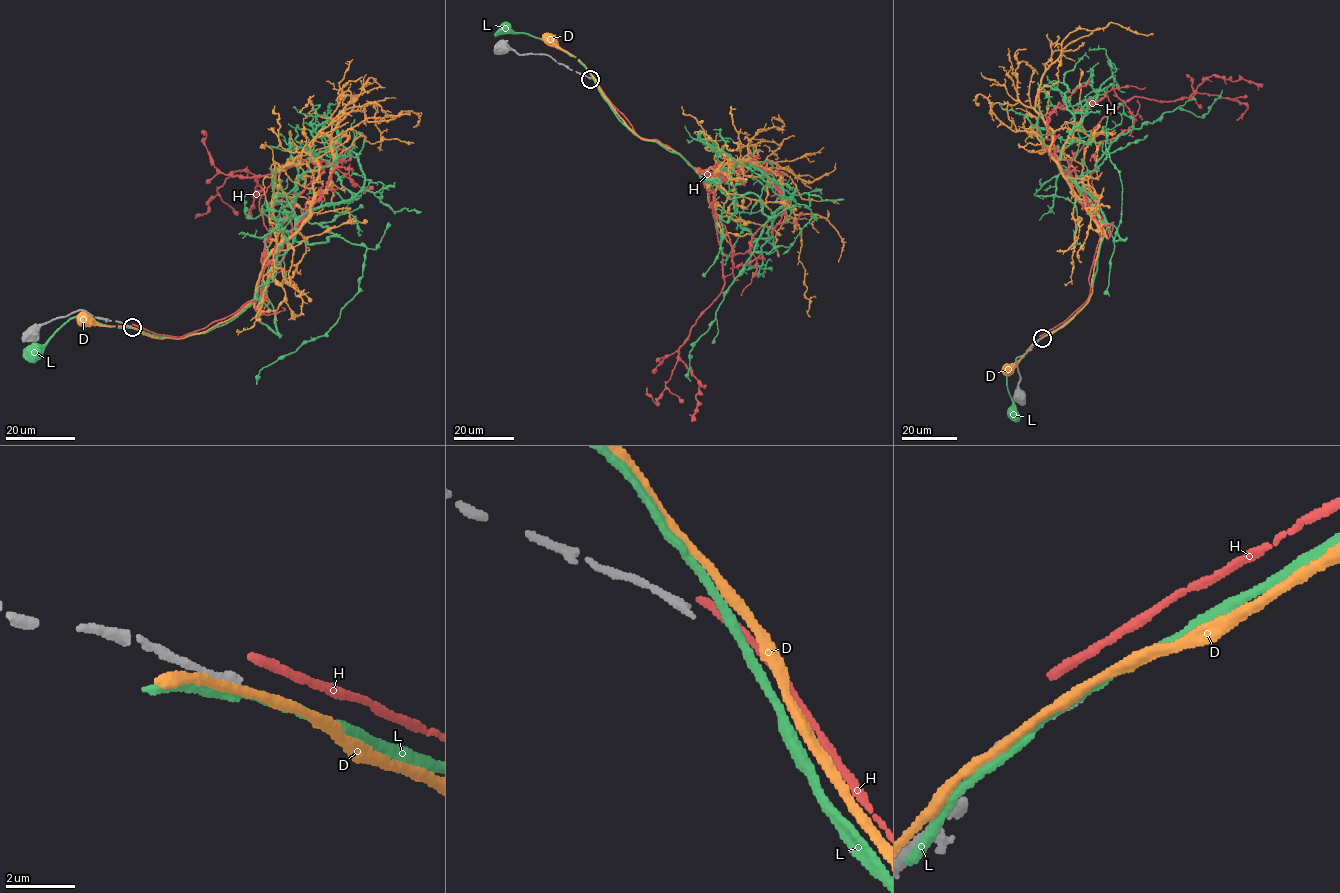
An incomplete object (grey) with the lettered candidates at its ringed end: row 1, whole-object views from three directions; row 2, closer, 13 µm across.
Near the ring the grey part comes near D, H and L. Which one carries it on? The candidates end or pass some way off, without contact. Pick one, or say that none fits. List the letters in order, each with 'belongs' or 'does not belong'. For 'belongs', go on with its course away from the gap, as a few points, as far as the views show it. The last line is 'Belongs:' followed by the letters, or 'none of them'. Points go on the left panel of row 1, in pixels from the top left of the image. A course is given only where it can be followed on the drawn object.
D: does not belong
H: does not belong
L: does not belong
Belongs: none of them

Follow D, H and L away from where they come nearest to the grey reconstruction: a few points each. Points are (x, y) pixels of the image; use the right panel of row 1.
D: (1041, 338), (1007, 369)
H: (1040, 336), (1089, 296), (1100, 224), (1070, 163), (1093, 129), (1135, 96), (1189, 97), (1213, 75), (1262, 86)
L: (1041, 338), (1007, 370), (1011, 414)

